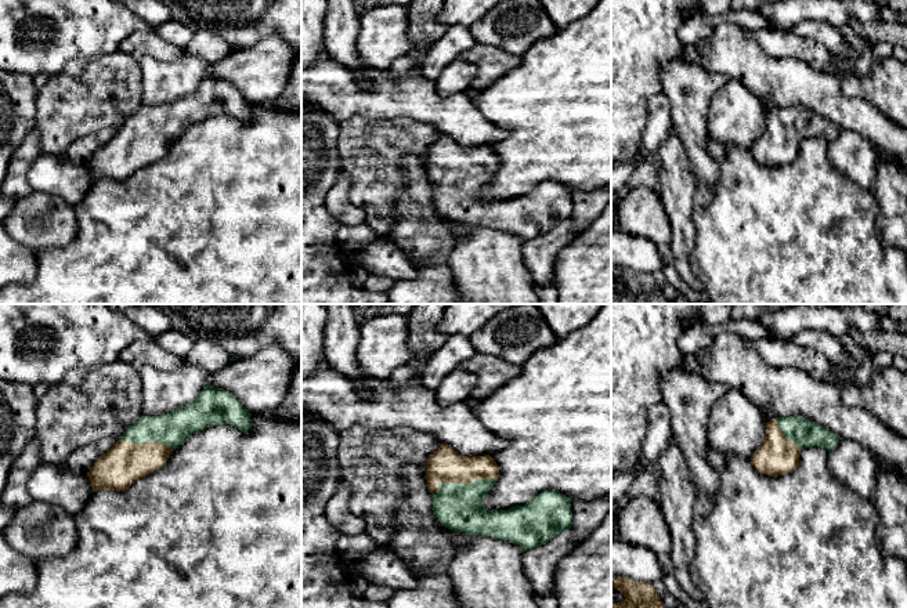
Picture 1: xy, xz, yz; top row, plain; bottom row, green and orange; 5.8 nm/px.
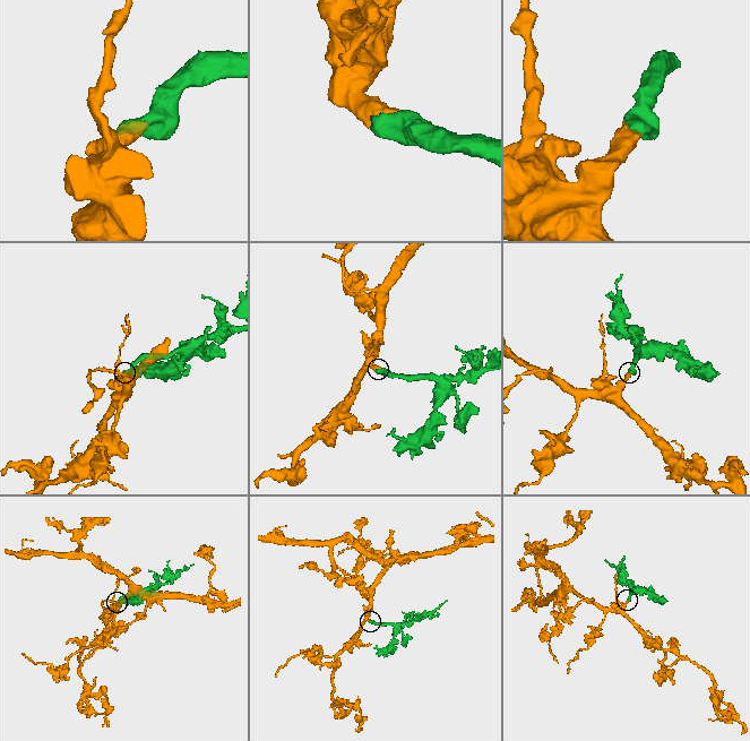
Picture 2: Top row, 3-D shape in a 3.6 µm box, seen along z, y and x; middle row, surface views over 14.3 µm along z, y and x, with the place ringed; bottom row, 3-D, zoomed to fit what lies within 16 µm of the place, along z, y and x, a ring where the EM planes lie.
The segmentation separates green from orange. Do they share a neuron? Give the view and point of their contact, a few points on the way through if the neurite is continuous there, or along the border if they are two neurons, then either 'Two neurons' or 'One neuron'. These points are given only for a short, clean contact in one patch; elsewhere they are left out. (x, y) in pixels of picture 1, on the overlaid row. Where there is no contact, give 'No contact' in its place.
Touches green at xz (462, 484). One neuron

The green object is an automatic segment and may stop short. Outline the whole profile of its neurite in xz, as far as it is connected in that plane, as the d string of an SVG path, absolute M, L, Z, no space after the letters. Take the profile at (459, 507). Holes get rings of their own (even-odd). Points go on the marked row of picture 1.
M441 444L427 460L427 489L433 514L448 529L487 535L518 544L524 551L571 529L571 499L554 489L541 492L524 506L485 510L484 497L498 481L499 468L489 456L459 455Z

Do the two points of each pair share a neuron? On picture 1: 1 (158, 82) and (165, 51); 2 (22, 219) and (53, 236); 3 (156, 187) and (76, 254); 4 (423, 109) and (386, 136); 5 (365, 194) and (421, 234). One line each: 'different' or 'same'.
1: different
2: same
3: same
4: different
5: different

